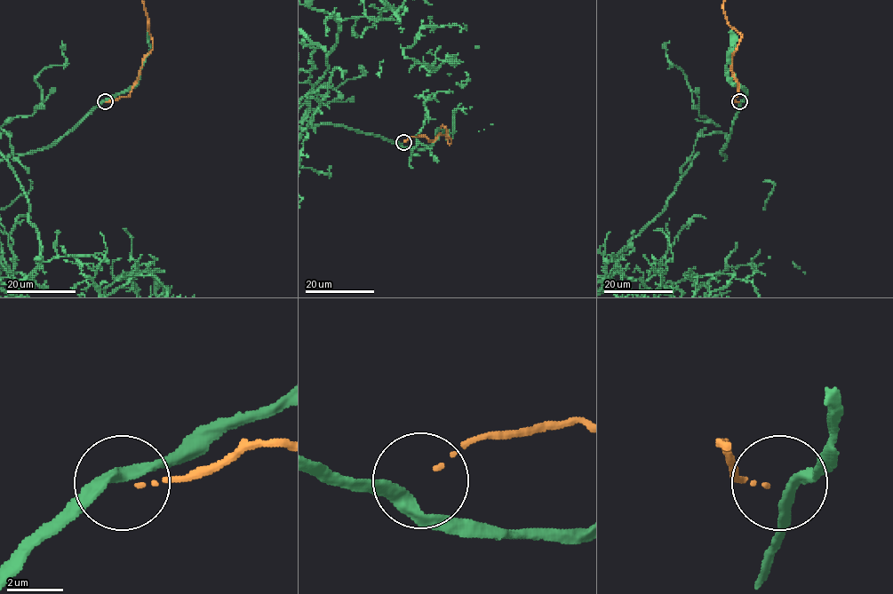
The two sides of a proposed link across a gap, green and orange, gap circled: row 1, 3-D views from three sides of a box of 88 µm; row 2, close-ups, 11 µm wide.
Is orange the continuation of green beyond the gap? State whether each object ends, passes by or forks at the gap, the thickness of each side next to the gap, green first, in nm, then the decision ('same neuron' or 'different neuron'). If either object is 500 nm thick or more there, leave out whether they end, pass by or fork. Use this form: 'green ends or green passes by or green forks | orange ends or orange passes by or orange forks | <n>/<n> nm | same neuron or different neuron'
green passes by | orange ends | 360/120 nm | different neuron

